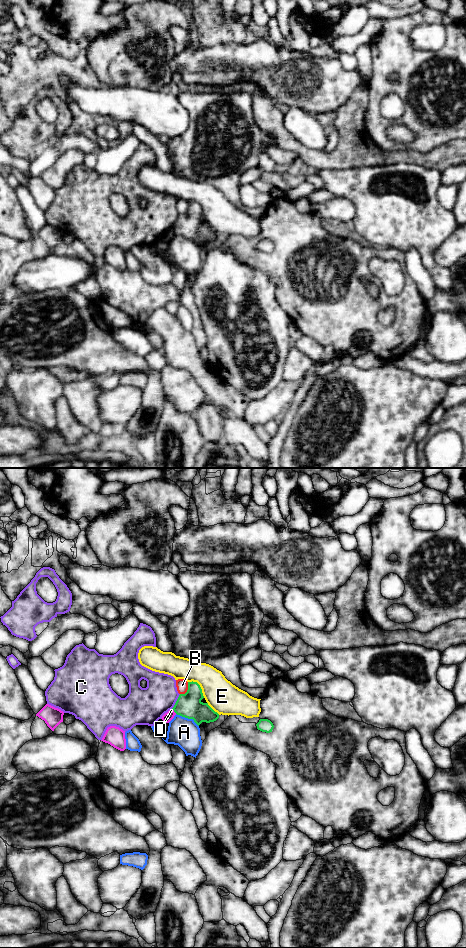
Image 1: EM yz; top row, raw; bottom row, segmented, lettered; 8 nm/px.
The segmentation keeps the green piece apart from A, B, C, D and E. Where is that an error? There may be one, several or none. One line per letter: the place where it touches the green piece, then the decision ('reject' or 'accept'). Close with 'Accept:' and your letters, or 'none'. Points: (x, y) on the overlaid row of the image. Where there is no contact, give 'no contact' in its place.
A: contact yz (188, 718); reject
B: contact yz (187, 690); reject
C: contact yz (176, 701); reject
D: contact yz (174, 711); reject
E: contact yz (199, 686); reject
Accept: none

